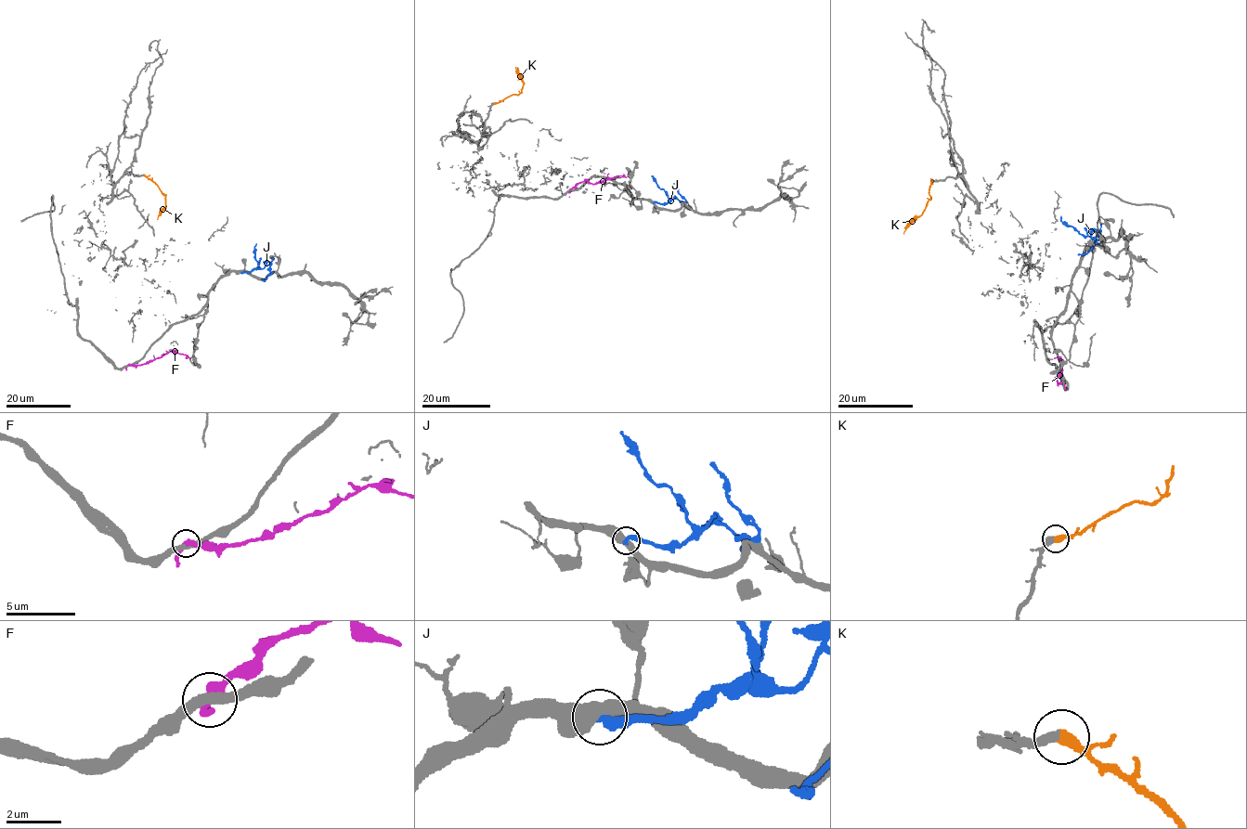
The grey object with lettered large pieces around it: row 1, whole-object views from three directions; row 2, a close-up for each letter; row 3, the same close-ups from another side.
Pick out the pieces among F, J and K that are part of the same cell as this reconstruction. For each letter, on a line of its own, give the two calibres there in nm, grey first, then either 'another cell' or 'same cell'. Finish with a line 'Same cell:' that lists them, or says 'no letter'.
F: 360 nm thick on the grey side, 320 nm on the other; another cell
J: 500 nm thick on the grey side, 360 nm on the other; another cell
K: 360 nm thick on the grey side, 300 nm on the other; same cell
Same cell: K

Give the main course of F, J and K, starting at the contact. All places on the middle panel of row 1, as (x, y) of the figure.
F: (570, 190), (585, 180), (594, 184), (618, 175), (627, 177)
J: (653, 202), (666, 203), (674, 196), (685, 201), (673, 184)
K: (494, 103), (521, 91), (524, 84), (515, 67)

